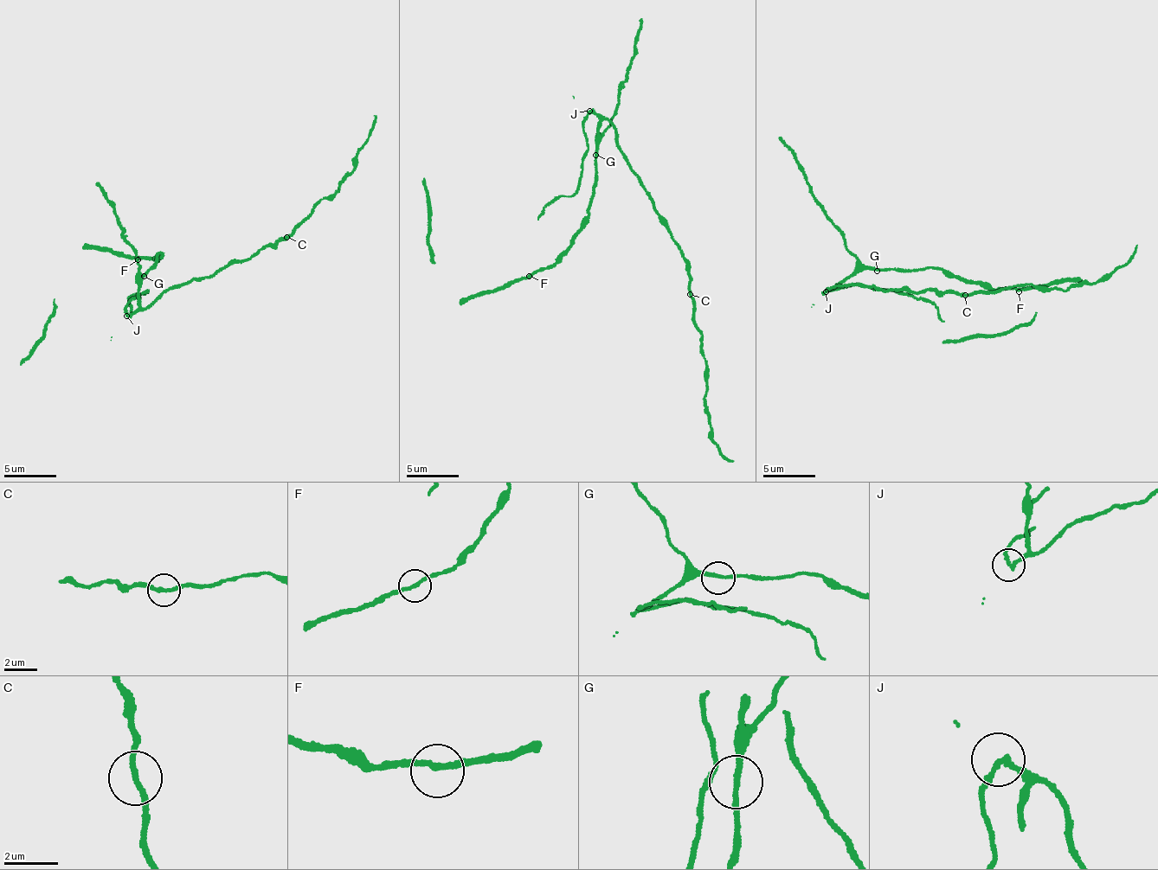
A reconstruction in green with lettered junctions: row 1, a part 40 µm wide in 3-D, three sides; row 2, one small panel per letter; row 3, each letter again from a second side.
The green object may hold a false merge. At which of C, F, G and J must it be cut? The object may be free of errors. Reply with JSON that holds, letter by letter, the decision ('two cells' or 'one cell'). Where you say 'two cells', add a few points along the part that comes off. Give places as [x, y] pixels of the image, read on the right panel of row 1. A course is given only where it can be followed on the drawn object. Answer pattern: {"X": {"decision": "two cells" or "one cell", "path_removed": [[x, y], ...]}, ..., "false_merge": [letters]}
{"C": {"decision": "one cell"}, "F": {"decision": "one cell"}, "G": {"decision": "one cell"}, "J": {"decision": "two cells", "path_removed": [[825, 291], [850, 285], [875, 287], [920, 297], [934, 306], [944, 322]]}, "false_merge": ["J"]}

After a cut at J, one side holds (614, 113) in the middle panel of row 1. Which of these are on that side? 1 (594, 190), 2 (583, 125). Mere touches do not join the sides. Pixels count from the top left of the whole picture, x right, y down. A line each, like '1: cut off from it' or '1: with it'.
1: with it
2: cut off from it

